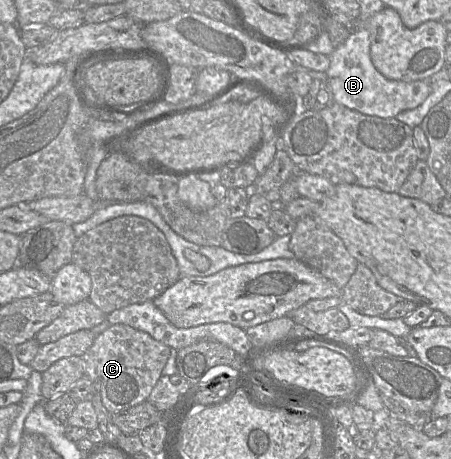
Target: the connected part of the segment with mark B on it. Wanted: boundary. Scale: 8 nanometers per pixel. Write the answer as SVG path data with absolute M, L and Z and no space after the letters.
M352 25L347 40L329 55L330 66L325 72L334 102L364 115L381 118L396 117L398 113L421 105L431 93L430 80L404 82L384 77L370 58L370 35L366 28Z

